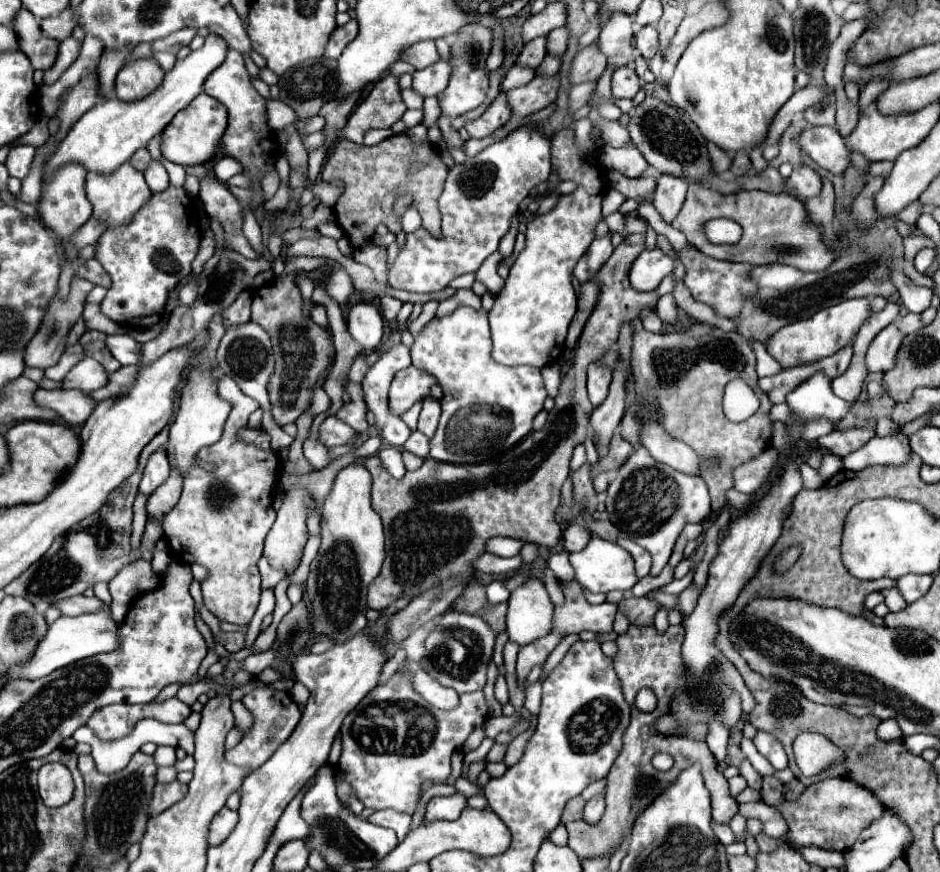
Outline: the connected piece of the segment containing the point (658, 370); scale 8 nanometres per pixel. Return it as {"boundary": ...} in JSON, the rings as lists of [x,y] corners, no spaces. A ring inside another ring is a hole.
{"boundary":[[[635,318],[633,328],[631,368],[635,390],[655,406],[659,422],[665,424],[667,434],[687,442],[699,458],[705,460],[705,484],[709,486],[711,508],[721,510],[725,504],[725,492],[733,488],[733,468],[761,454],[771,438],[771,402],[757,386],[755,352],[741,334],[723,332],[717,326],[703,322],[695,322],[685,332],[651,334],[643,328],[641,318]],[[733,378],[745,380],[761,400],[759,412],[739,424],[727,420],[721,408],[723,390]]]}

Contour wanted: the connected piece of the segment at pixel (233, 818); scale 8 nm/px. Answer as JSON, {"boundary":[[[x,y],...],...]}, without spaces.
{"boundary":[[[221,808],[213,822],[211,822],[211,830],[209,830],[209,846],[215,846],[215,844],[221,844],[231,832],[233,828],[237,826],[237,820],[239,820],[239,814],[235,810],[229,810],[229,808]]]}

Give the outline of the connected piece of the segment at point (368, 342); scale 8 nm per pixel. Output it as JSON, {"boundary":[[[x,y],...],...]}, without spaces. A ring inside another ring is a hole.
{"boundary":[[[357,302],[347,314],[347,328],[363,350],[377,350],[383,338],[383,318],[371,302]]]}

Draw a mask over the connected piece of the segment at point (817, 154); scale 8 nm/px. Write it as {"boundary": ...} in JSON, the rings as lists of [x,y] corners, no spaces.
{"boundary":[[[809,126],[795,140],[813,162],[831,174],[841,174],[851,162],[841,134],[831,126]]]}

